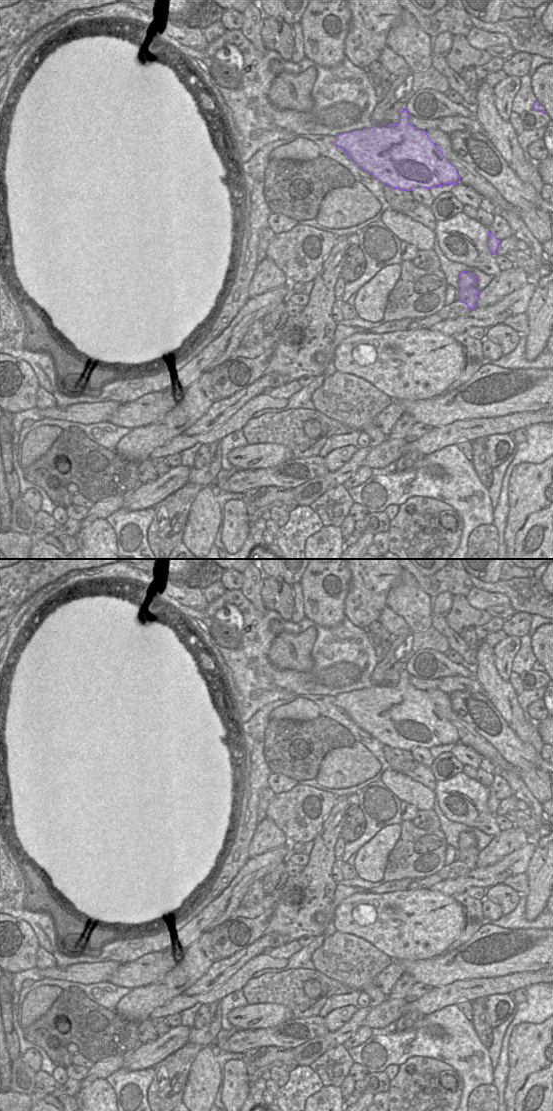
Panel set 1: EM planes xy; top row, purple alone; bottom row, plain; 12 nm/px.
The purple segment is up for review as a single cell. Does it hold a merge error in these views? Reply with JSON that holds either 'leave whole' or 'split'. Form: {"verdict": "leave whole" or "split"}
{"verdict": "leave whole"}

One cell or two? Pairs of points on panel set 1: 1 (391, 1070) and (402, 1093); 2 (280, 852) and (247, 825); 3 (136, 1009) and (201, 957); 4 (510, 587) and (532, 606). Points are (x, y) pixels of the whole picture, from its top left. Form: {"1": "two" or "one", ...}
{"1": "two", "2": "two", "3": "one", "4": "one"}

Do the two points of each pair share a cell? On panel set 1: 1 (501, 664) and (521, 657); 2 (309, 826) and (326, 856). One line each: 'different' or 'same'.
1: different
2: different

